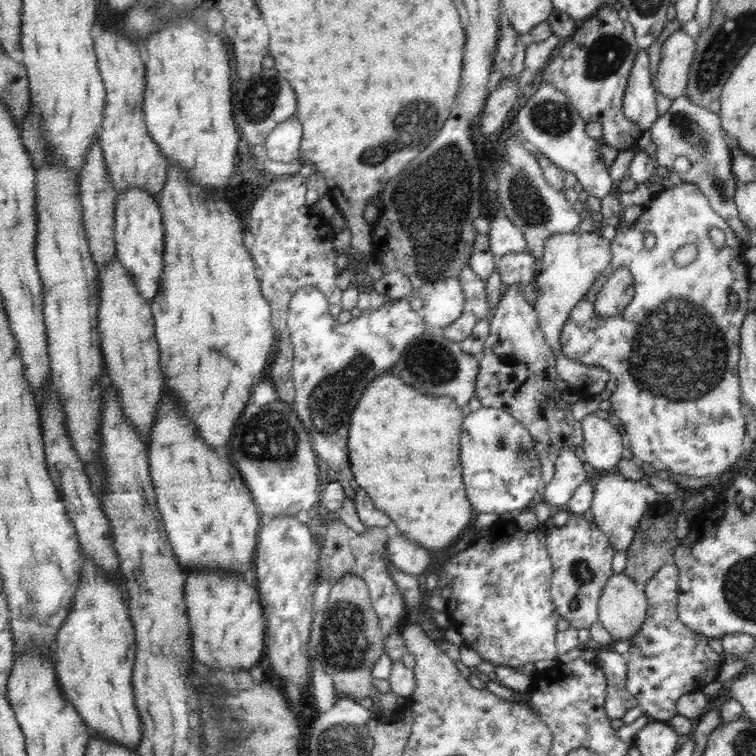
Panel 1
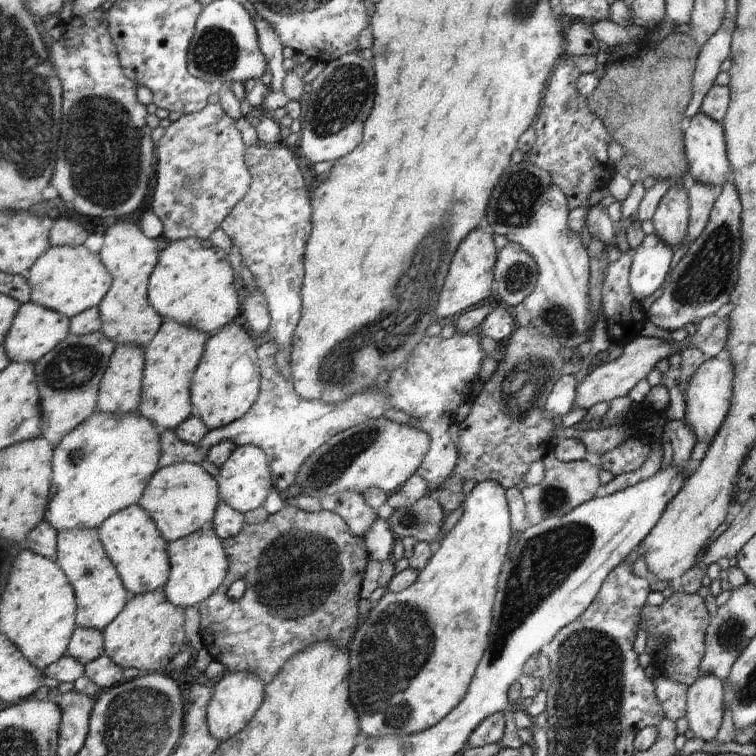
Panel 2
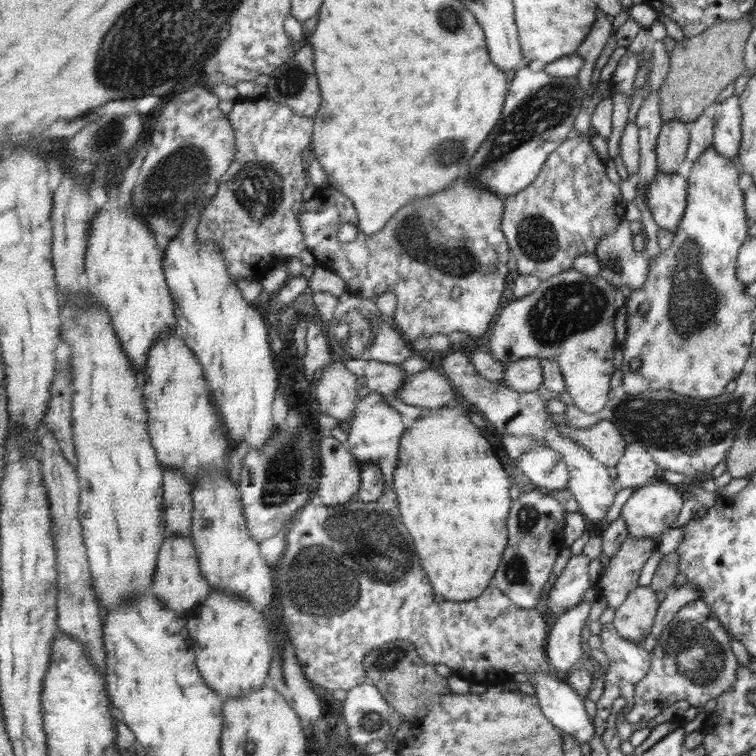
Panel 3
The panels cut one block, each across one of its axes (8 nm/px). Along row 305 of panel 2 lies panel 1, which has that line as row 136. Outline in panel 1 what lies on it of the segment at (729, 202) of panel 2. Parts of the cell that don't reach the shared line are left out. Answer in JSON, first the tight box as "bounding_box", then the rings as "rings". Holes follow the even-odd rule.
{"bounding_box":[647,95,749,246],"rings":[[[681,95],[671,99],[668,110],[657,116],[655,122],[647,128],[651,135],[651,143],[657,147],[655,151],[656,166],[664,166],[669,171],[673,169],[673,160],[678,156],[685,156],[688,164],[699,164],[699,174],[691,176],[689,182],[693,184],[707,198],[711,210],[727,221],[733,235],[739,239],[741,245],[748,246],[749,233],[738,218],[738,212],[733,200],[736,178],[731,175],[731,151],[725,138],[724,130],[720,125],[719,115],[701,105],[695,105],[687,97]]]}

